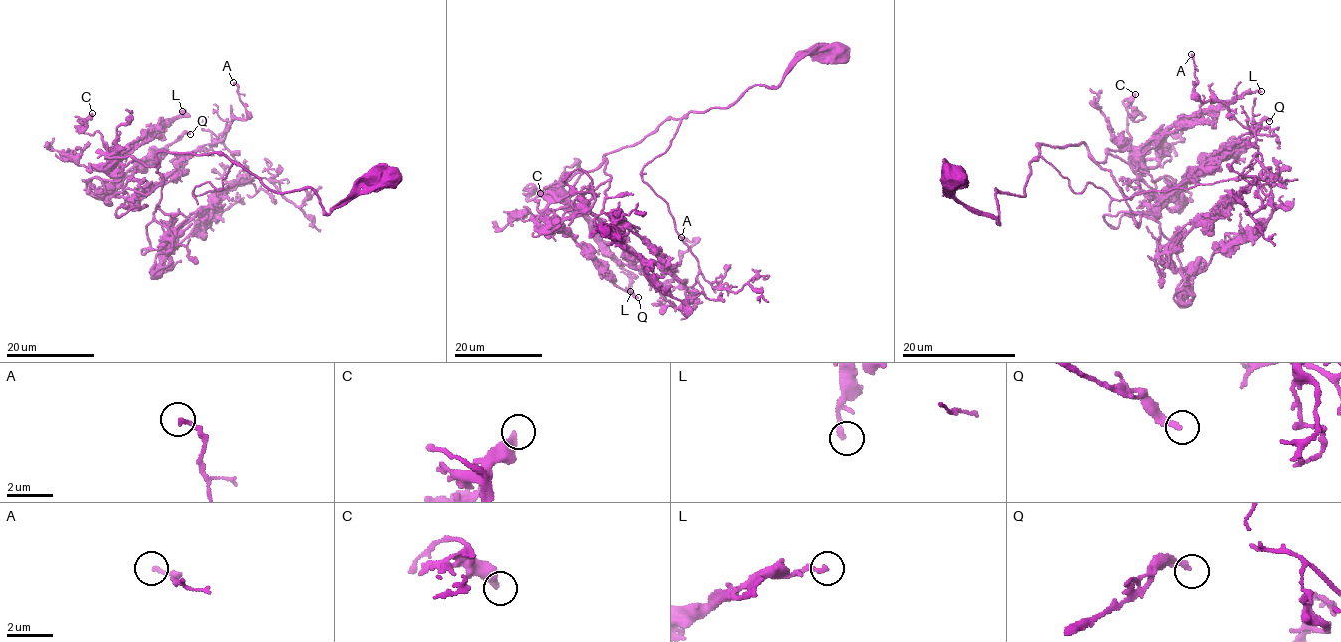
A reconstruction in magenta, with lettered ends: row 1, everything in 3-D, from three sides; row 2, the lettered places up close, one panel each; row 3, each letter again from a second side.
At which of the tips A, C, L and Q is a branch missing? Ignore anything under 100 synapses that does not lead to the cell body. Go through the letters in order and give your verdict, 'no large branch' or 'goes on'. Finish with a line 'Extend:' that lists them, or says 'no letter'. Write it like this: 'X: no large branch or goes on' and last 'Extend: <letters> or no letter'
A: no large branch
C: no large branch
L: no large branch
Q: no large branch
Extend: no letter

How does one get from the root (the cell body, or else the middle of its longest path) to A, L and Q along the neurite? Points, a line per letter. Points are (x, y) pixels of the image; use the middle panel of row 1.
A: (837, 55), (681, 120), (641, 178), (697, 261), (685, 289), (681, 237)
L: (837, 55), (806, 53), (778, 87), (667, 118), (582, 172), (566, 198), (630, 291)
Q: (837, 55), (806, 53), (778, 87), (667, 118), (604, 156), (611, 177), (561, 225), (638, 297)

